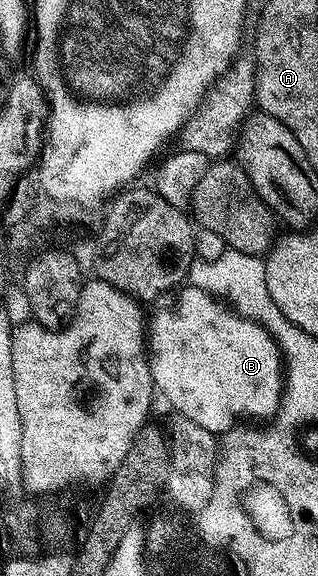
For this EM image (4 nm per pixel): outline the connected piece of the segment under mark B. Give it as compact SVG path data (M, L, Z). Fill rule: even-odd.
M190 285L180 286L174 293L154 300L153 307L155 312L152 315L150 312L149 322L145 327L145 347L149 352L151 381L154 390L158 394L160 391L167 398L174 414L189 417L189 421L197 421L201 429L226 433L238 424L235 422L239 415L249 411L271 413L278 408L281 386L285 381L281 356L275 339L260 323L235 314L216 296Z

